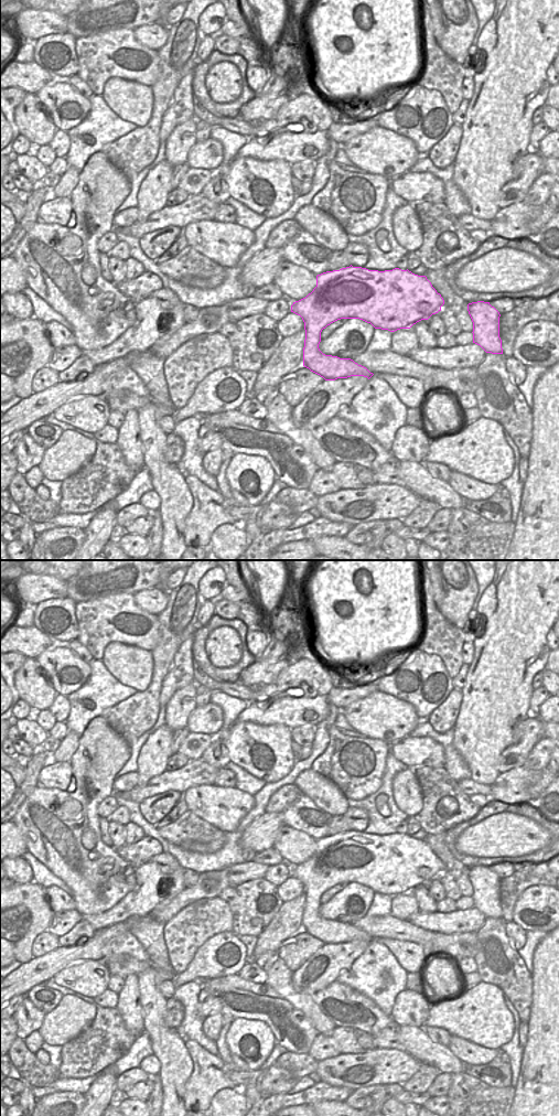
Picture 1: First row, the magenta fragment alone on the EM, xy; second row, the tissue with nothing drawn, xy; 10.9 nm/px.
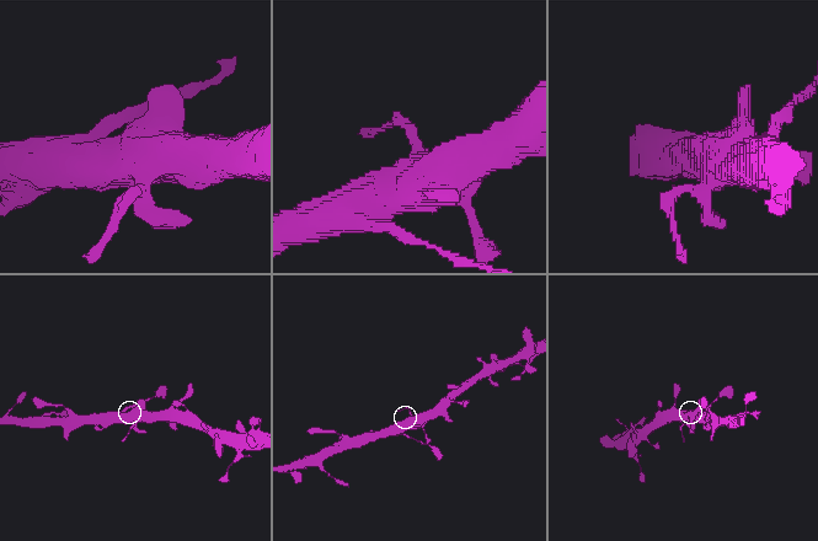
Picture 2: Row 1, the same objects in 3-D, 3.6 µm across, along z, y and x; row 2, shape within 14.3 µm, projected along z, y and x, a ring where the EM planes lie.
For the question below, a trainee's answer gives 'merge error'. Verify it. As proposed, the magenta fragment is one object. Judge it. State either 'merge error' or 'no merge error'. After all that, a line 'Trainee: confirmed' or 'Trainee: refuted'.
no merge error
Trainee: refuted

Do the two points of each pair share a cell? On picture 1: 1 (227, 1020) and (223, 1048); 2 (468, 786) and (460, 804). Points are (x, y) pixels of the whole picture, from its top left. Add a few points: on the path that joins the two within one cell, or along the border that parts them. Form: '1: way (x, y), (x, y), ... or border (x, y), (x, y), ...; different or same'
1: way (225, 1027), (223, 1041); same
2: border (457, 782), (458, 786), (469, 796); different

